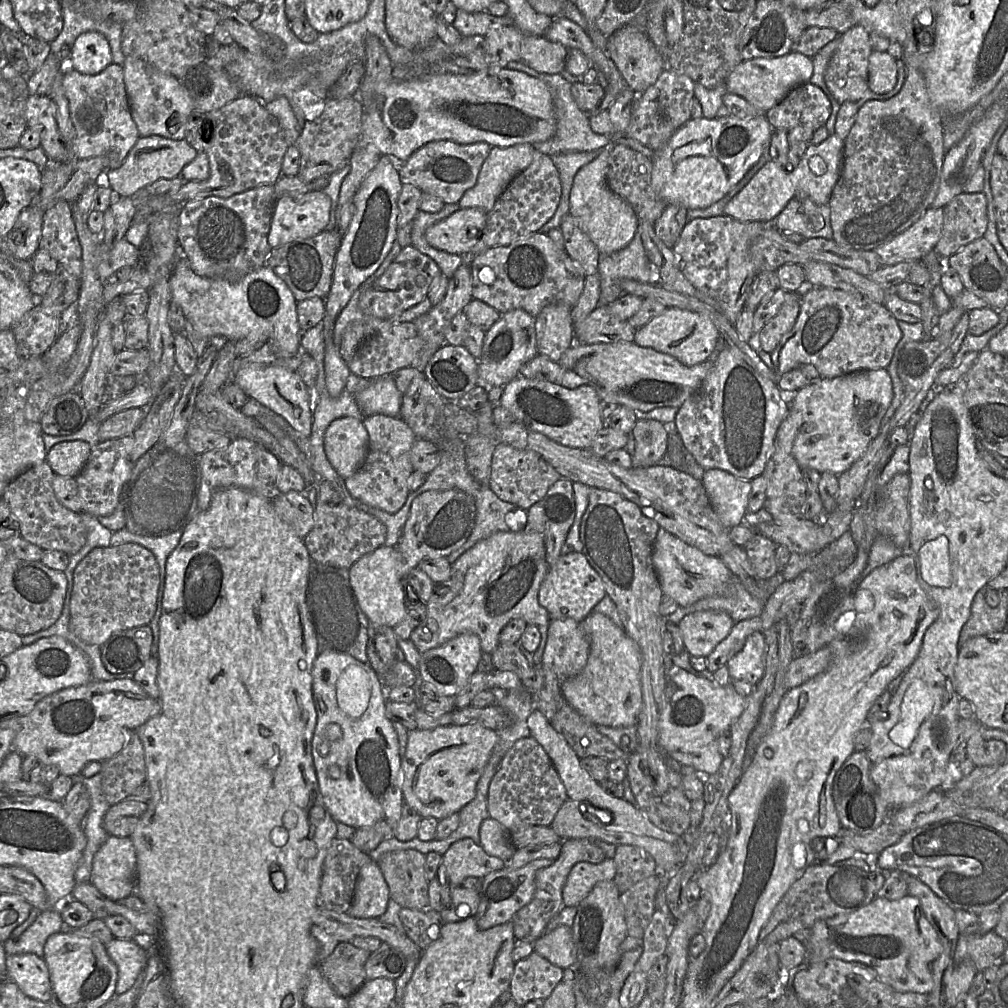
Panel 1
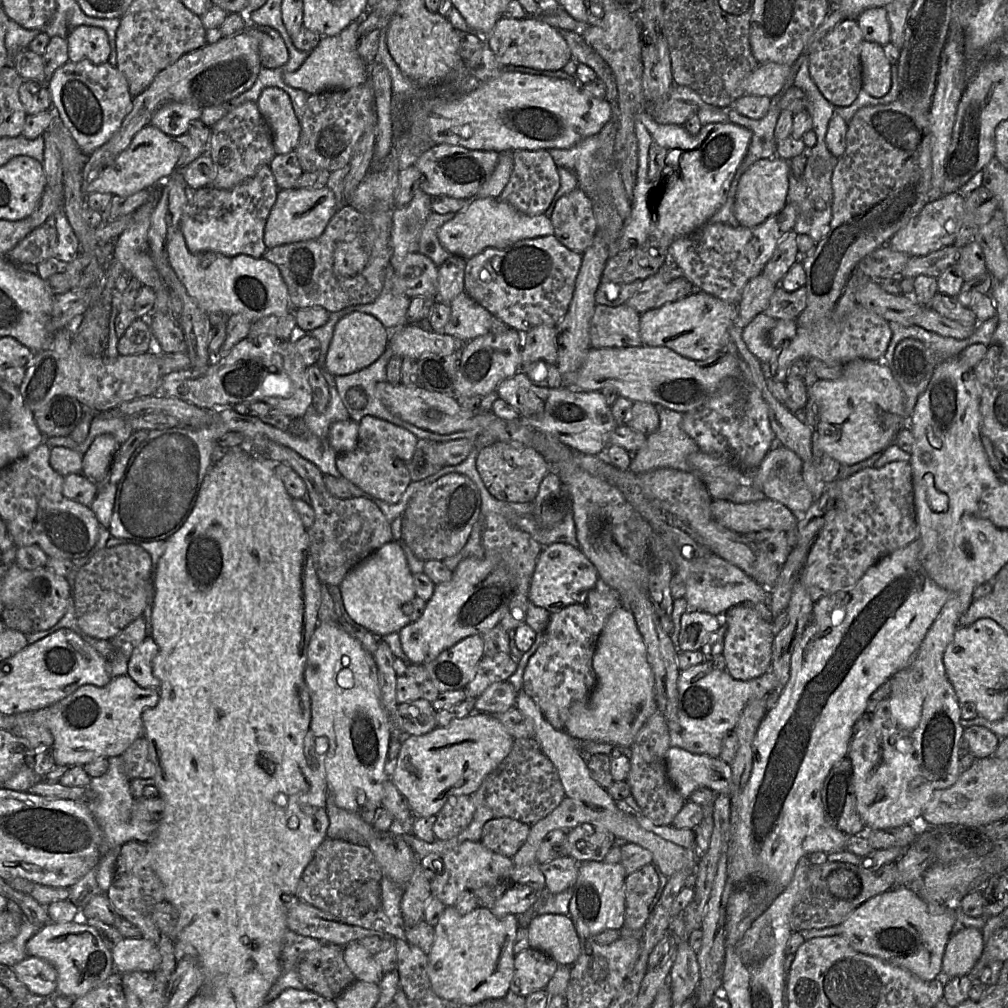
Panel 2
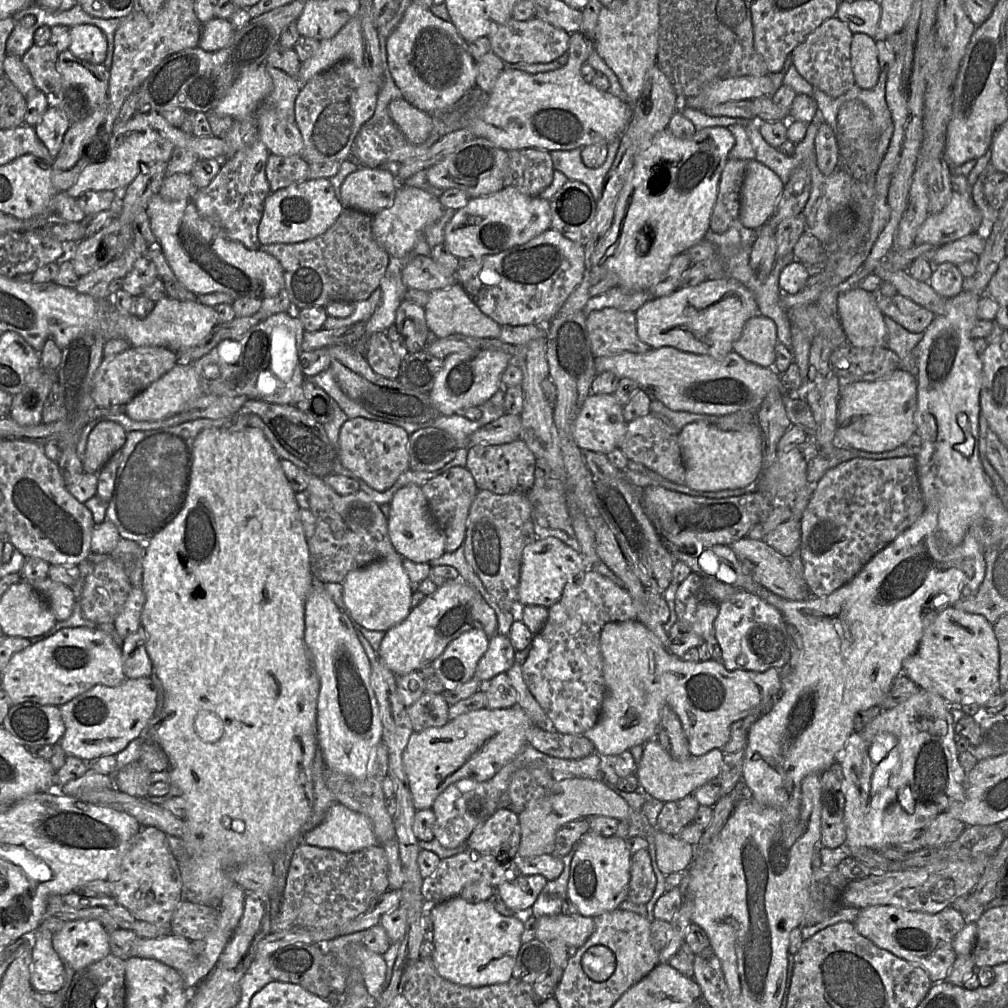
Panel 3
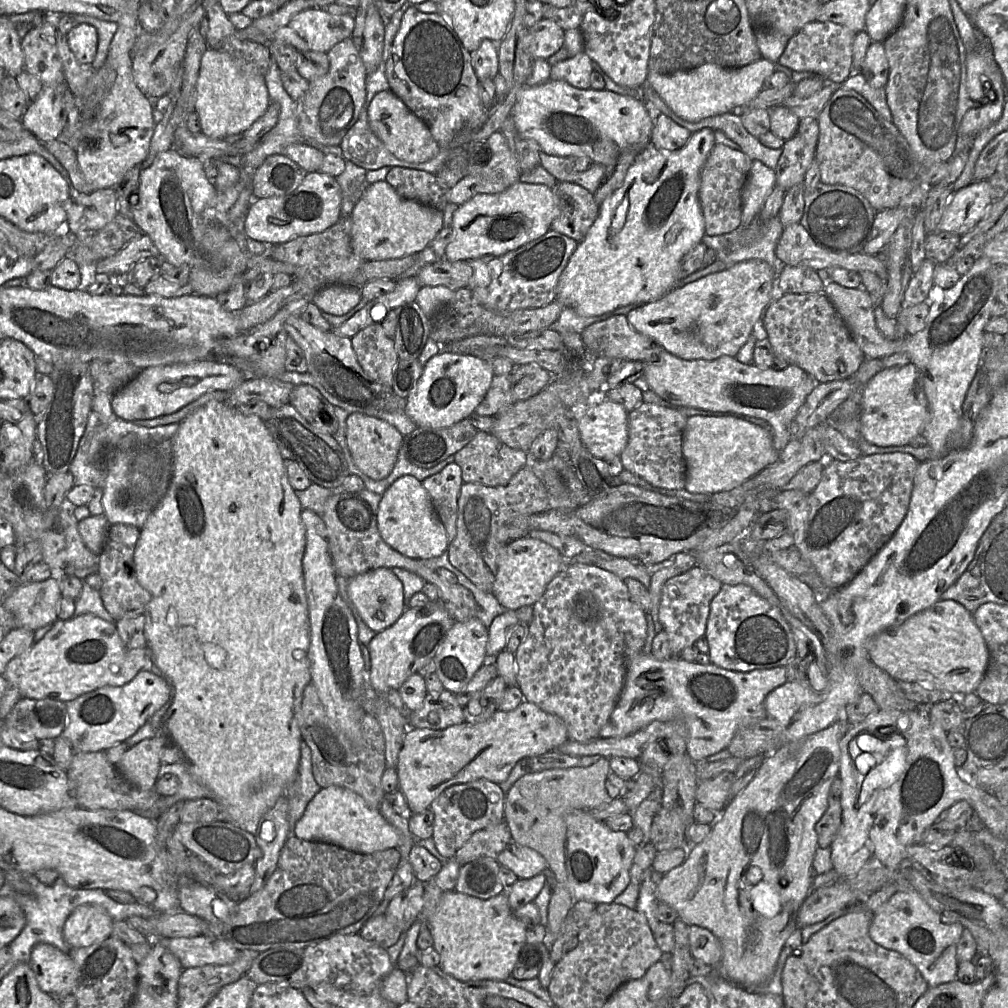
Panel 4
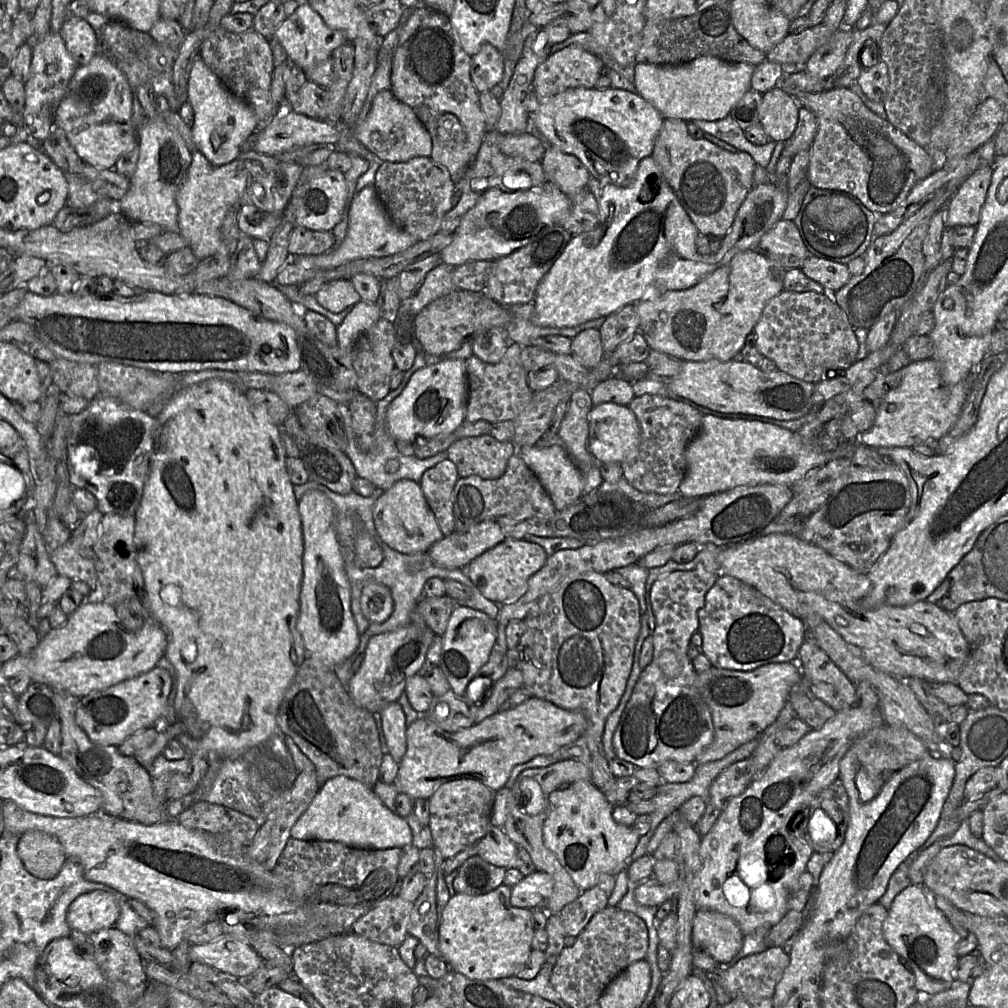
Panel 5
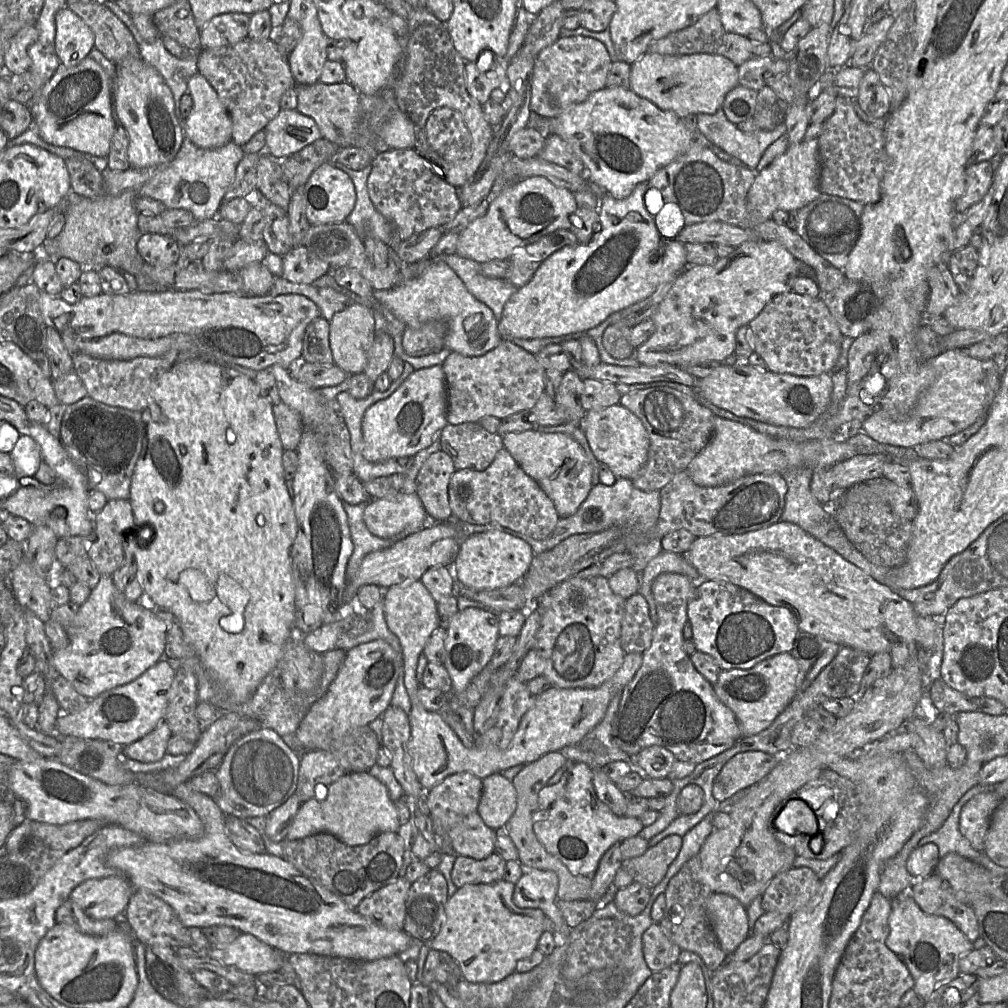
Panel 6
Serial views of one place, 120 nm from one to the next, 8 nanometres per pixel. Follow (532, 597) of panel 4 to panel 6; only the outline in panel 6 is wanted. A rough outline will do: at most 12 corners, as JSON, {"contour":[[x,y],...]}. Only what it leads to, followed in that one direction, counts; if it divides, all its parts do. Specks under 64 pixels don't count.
{"contour":[[498,529],[475,533],[453,564],[458,585],[519,583],[534,552]]}

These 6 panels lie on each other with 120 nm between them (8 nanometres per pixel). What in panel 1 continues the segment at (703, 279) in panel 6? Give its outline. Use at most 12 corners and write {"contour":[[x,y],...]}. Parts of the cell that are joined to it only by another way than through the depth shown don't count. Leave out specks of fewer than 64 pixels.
{"contour":[[677,307],[637,329],[633,342],[686,366],[711,356],[709,317]]}

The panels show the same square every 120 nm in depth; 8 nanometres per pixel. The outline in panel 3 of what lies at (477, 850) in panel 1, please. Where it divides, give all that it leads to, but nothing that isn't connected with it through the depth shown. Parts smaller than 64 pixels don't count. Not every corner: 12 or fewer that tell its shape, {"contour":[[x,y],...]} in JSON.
{"contour":[[470,849],[441,859],[422,883],[428,906],[484,882],[514,880],[513,860],[498,862]]}

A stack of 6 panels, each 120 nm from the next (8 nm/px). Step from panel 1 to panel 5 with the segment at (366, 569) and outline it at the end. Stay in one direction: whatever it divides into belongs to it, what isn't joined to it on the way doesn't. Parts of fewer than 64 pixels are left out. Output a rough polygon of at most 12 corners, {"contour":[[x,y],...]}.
{"contour":[[374,581],[360,605],[370,623],[386,621],[394,609],[390,589]]}

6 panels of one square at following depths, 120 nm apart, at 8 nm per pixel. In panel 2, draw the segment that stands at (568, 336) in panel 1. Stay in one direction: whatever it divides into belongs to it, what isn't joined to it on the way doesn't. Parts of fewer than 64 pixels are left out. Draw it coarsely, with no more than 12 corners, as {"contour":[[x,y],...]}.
{"contour":[[539,325],[522,334],[522,367],[556,364],[556,326]]}

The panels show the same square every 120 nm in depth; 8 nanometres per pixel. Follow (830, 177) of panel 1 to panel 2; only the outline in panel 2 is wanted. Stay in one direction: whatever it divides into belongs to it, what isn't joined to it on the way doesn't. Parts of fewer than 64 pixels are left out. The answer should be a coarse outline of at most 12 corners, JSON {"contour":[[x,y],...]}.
{"contour":[[758,160],[744,172],[733,213],[755,227],[786,205],[789,160]]}

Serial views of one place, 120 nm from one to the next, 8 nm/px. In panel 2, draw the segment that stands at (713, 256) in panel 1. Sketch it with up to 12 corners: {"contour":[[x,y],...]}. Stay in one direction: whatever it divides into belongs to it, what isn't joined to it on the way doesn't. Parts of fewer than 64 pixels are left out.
{"contour":[[786,204],[755,227],[707,223],[669,261],[738,304],[793,229]]}

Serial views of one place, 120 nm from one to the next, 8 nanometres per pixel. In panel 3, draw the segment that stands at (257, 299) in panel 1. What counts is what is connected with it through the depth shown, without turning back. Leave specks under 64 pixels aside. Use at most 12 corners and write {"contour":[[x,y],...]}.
{"contour":[[191,173],[146,209],[178,281],[197,295],[285,289],[275,257],[200,215]]}

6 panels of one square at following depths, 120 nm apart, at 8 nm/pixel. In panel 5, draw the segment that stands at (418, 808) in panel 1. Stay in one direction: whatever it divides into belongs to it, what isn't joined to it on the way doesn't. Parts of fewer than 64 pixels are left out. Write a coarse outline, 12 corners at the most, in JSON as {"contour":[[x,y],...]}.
{"contour":[[537,697],[447,732],[407,727],[396,784],[428,800],[460,778],[493,791],[584,734]]}

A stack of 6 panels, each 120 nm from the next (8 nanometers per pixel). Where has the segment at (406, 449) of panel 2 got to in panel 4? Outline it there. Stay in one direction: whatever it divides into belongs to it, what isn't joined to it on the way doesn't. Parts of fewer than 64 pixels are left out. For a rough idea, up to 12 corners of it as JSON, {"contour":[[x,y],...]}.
{"contour":[[351,413],[346,440],[355,465],[382,480],[404,436],[381,419]]}

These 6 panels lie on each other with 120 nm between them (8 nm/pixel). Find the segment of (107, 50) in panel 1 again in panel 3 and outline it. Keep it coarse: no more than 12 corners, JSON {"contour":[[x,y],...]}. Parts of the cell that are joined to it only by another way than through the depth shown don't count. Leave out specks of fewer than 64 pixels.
{"contour":[[90,24],[70,27],[69,50],[104,64],[108,42]]}

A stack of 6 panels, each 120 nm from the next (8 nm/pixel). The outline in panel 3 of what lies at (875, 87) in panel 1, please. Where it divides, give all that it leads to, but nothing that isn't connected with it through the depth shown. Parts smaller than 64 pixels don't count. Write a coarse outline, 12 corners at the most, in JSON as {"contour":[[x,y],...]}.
{"contour":[[854,33],[855,84],[875,87],[881,69],[876,40]]}

